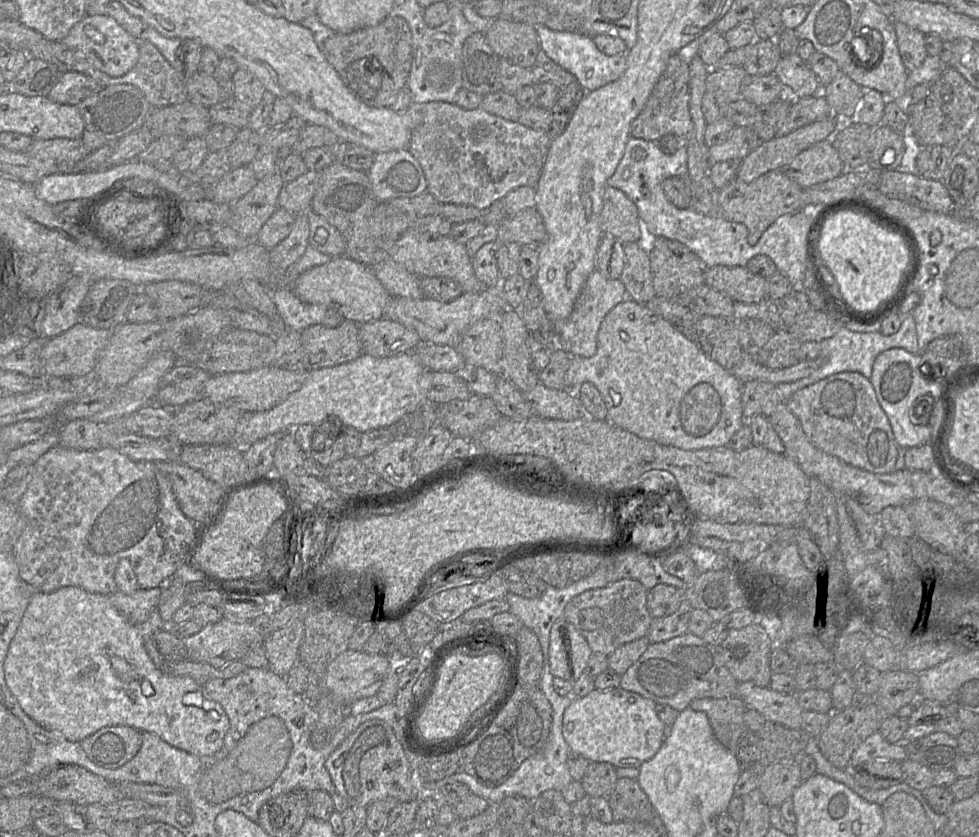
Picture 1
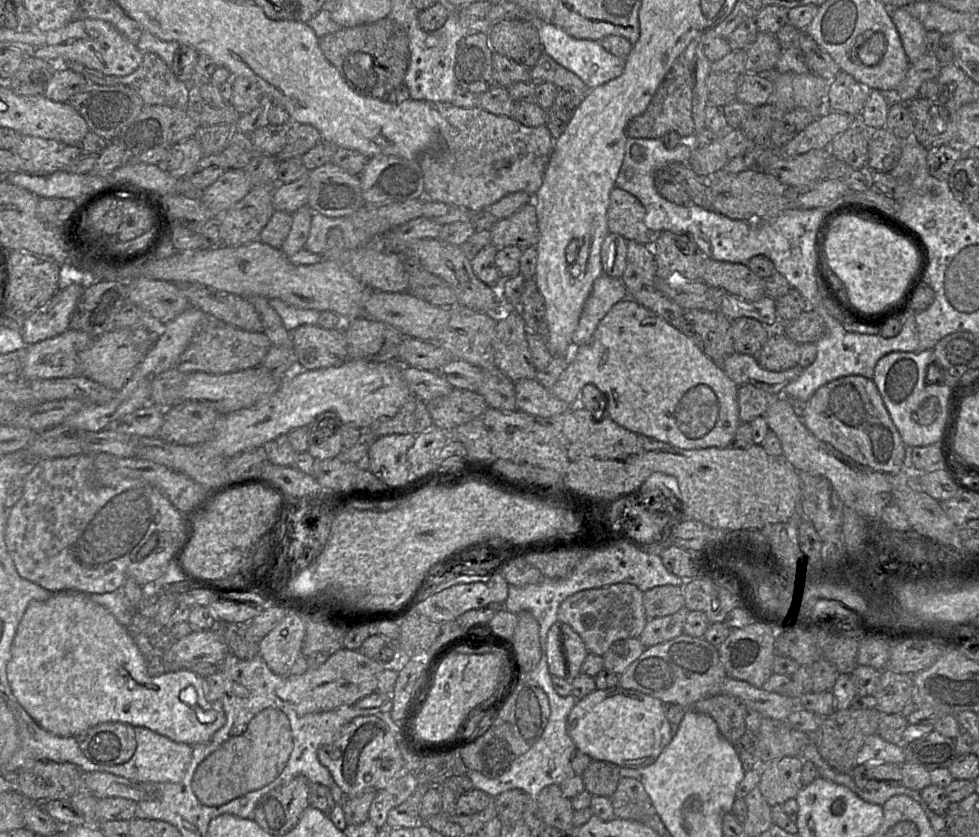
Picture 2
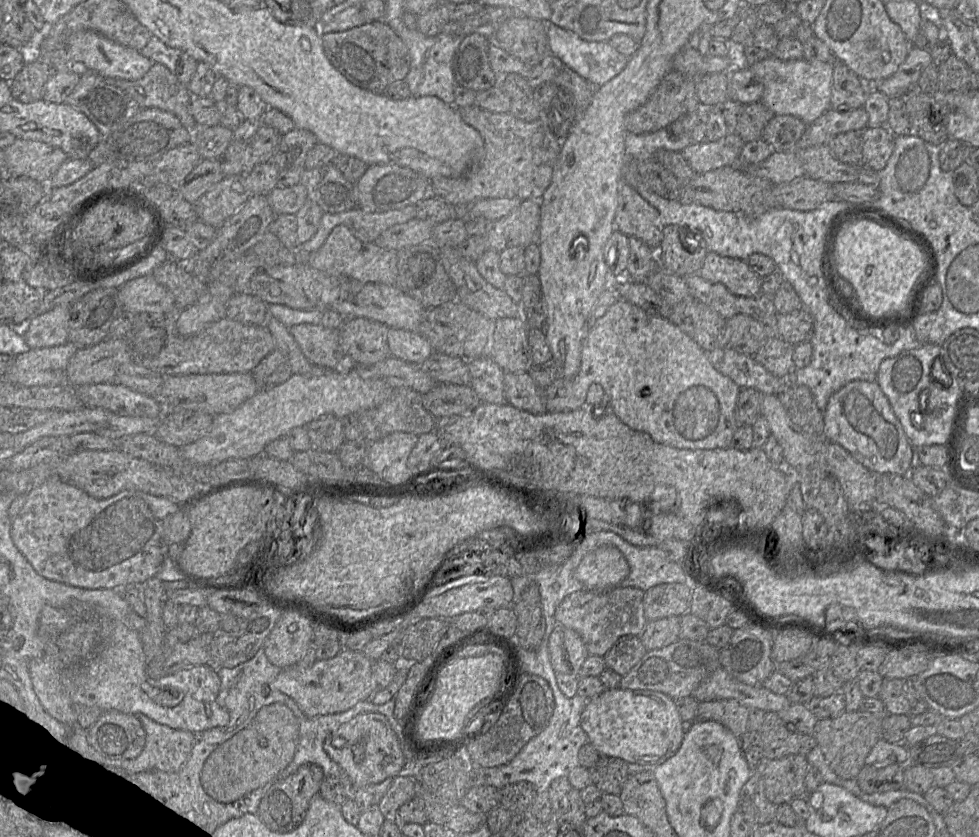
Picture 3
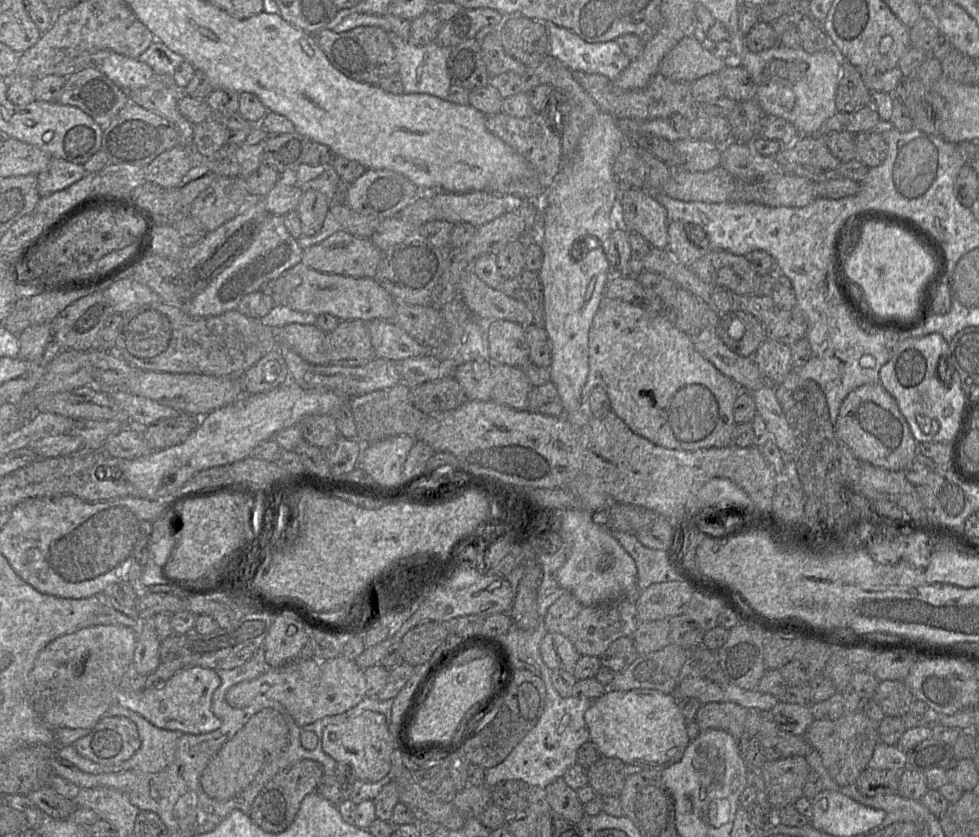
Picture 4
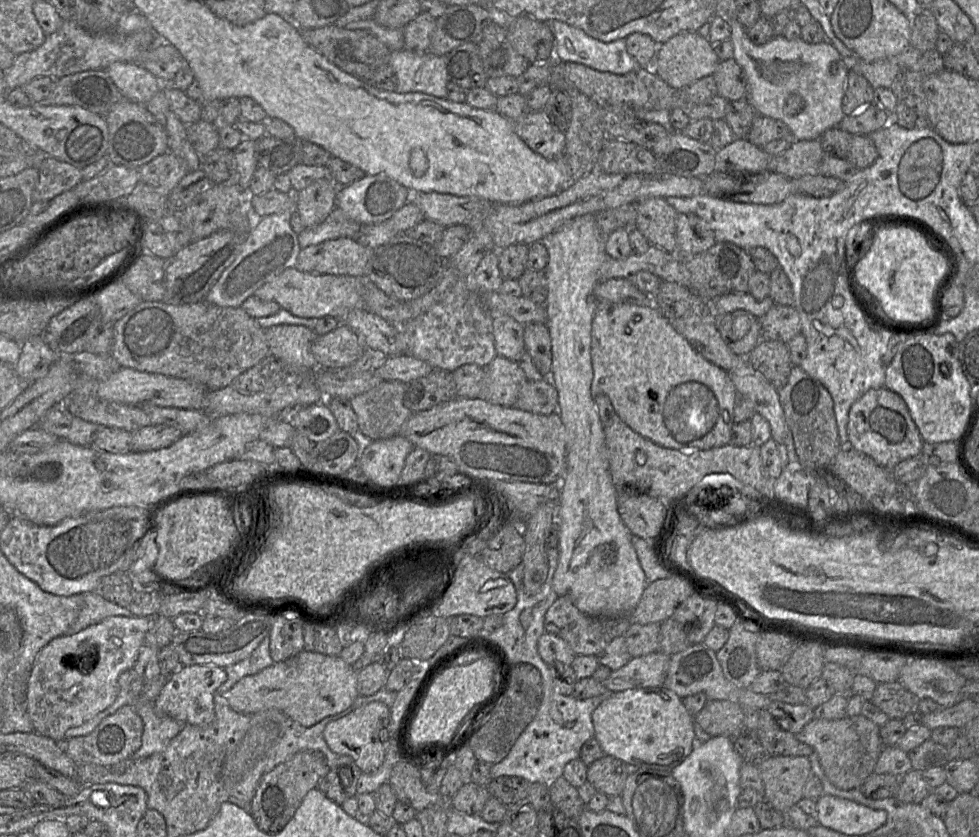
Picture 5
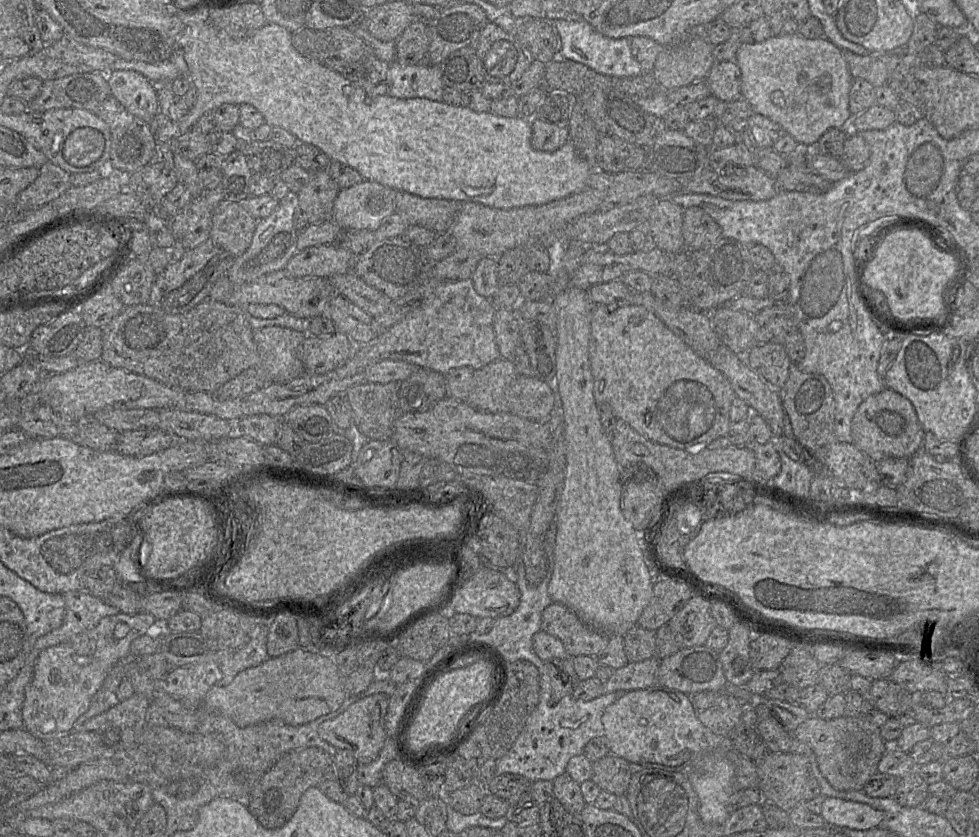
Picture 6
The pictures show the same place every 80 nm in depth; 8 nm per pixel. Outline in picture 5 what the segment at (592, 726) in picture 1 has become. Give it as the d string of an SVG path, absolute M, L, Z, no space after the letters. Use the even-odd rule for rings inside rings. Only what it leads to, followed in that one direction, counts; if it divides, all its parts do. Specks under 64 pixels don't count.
M664 686L614 692L593 711L592 722L594 738L603 753L631 766L672 773L672 770L690 755L696 745L694 717L686 710L682 698Z

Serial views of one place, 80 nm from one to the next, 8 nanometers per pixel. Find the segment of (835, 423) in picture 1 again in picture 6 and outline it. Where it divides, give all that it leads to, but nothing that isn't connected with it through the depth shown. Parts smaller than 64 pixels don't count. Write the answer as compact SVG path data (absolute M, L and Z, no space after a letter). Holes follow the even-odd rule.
M884 388L869 396L857 408L851 422L853 445L873 461L887 458L910 458L923 445L923 430L912 403L901 394Z

